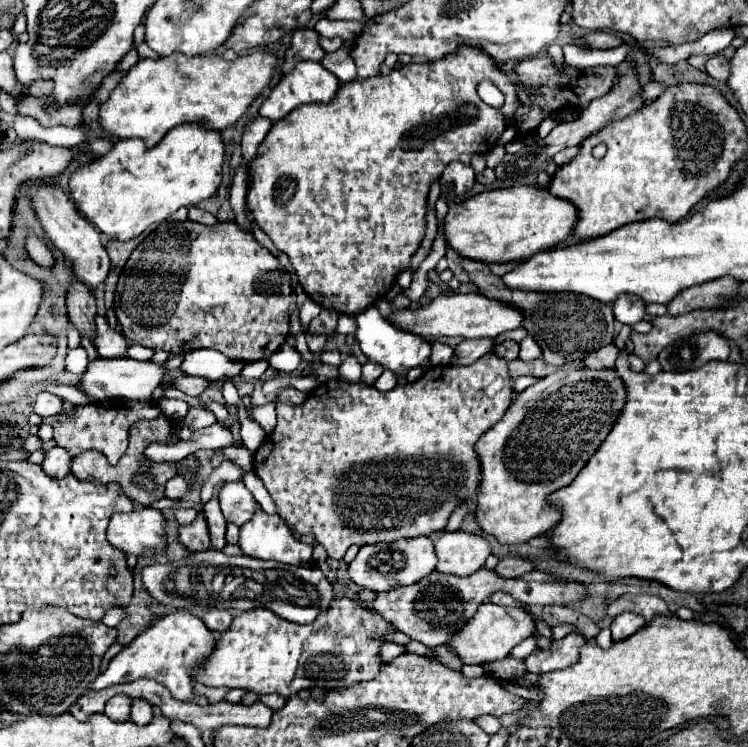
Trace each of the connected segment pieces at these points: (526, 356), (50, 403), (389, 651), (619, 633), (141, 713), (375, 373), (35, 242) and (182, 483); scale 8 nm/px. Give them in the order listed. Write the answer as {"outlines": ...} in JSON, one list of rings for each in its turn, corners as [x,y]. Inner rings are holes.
{"outlines":[[[[526,336],[522,342],[520,342],[520,354],[518,354],[522,360],[534,360],[534,358],[540,358],[542,356],[542,350],[540,346],[534,342],[534,338]]],[[[40,392],[36,398],[36,404],[34,404],[34,412],[40,416],[60,414],[62,408],[64,408],[64,400],[58,398],[56,394],[50,394],[50,392]]],[[[388,642],[388,644],[384,644],[384,646],[380,648],[380,656],[382,656],[384,662],[390,662],[390,660],[402,656],[402,654],[406,654],[406,646],[396,644],[396,642]]],[[[624,612],[624,614],[616,616],[614,622],[612,622],[612,628],[610,628],[612,630],[612,640],[614,642],[616,640],[626,640],[634,632],[638,632],[644,624],[646,624],[646,620],[640,614],[636,614],[636,612]]],[[[132,698],[132,720],[140,722],[140,726],[144,726],[144,722],[152,720],[152,706],[148,700],[144,698]]],[[[368,360],[368,362],[362,366],[362,382],[372,384],[372,382],[382,374],[382,372],[384,372],[384,366],[380,366],[380,364]]],[[[28,234],[26,248],[30,257],[41,266],[52,266],[54,259],[46,245],[36,235]]],[[[186,476],[172,478],[172,480],[166,484],[166,496],[168,496],[168,498],[182,498],[184,494],[188,494],[188,490],[192,490],[192,482],[190,482]]]]}

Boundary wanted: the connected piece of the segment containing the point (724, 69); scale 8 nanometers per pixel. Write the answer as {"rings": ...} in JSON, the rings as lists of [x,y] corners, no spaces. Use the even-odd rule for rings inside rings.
{"rings":[[[716,54],[706,62],[706,72],[716,80],[726,80],[730,76],[730,58]]]}

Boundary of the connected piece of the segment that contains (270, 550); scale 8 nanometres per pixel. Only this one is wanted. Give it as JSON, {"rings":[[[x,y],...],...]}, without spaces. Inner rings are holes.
{"rings":[[[266,512],[256,514],[252,522],[246,522],[240,528],[238,544],[244,554],[254,558],[276,560],[294,566],[312,564],[312,546],[296,540],[280,516],[270,516]]]}

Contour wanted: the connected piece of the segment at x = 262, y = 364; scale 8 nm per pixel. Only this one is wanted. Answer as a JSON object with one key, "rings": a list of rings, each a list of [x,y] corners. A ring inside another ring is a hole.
{"rings":[[[267,360],[246,362],[241,373],[248,373],[248,379],[259,379],[269,367]]]}

